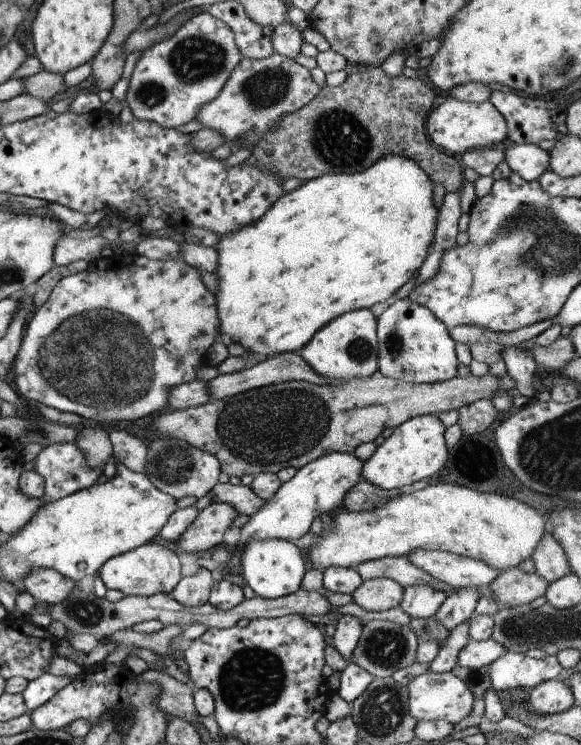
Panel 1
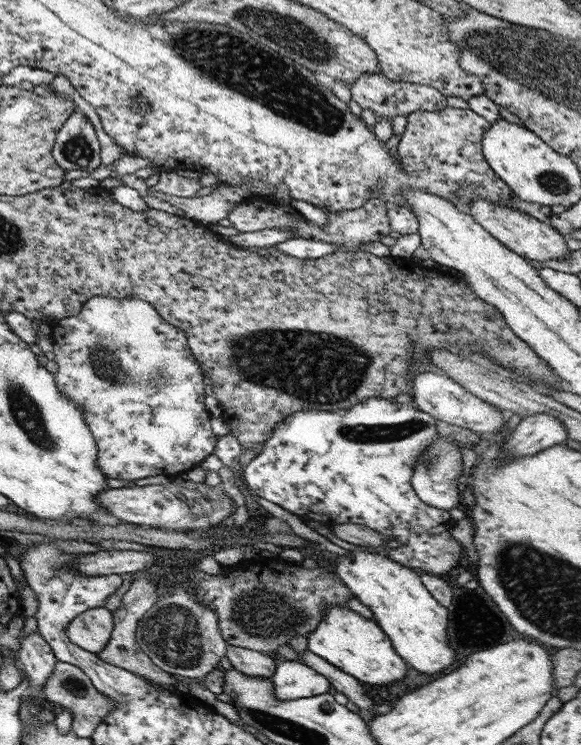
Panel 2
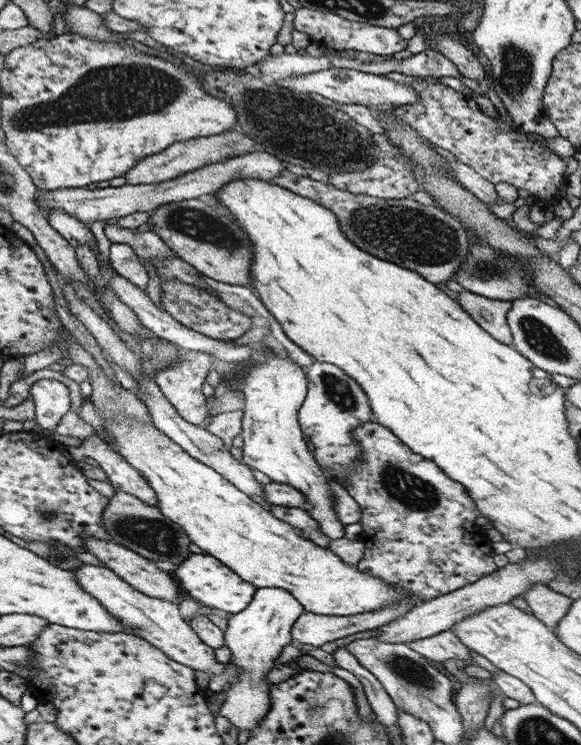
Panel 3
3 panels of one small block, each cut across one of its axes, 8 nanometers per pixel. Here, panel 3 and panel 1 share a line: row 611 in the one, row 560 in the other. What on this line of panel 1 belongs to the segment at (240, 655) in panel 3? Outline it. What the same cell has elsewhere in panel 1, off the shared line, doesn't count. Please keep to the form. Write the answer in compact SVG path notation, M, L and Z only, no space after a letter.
M284 539L250 541L242 551L240 575L246 585L260 598L274 600L293 594L300 588L307 571L298 543Z

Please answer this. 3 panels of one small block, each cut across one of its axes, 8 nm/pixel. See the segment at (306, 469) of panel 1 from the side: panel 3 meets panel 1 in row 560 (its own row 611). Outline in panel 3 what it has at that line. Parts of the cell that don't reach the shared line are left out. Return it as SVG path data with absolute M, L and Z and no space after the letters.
M189 553L187 558L171 571L171 575L185 596L206 605L209 609L222 610L231 615L242 612L247 607L256 589L207 553Z

